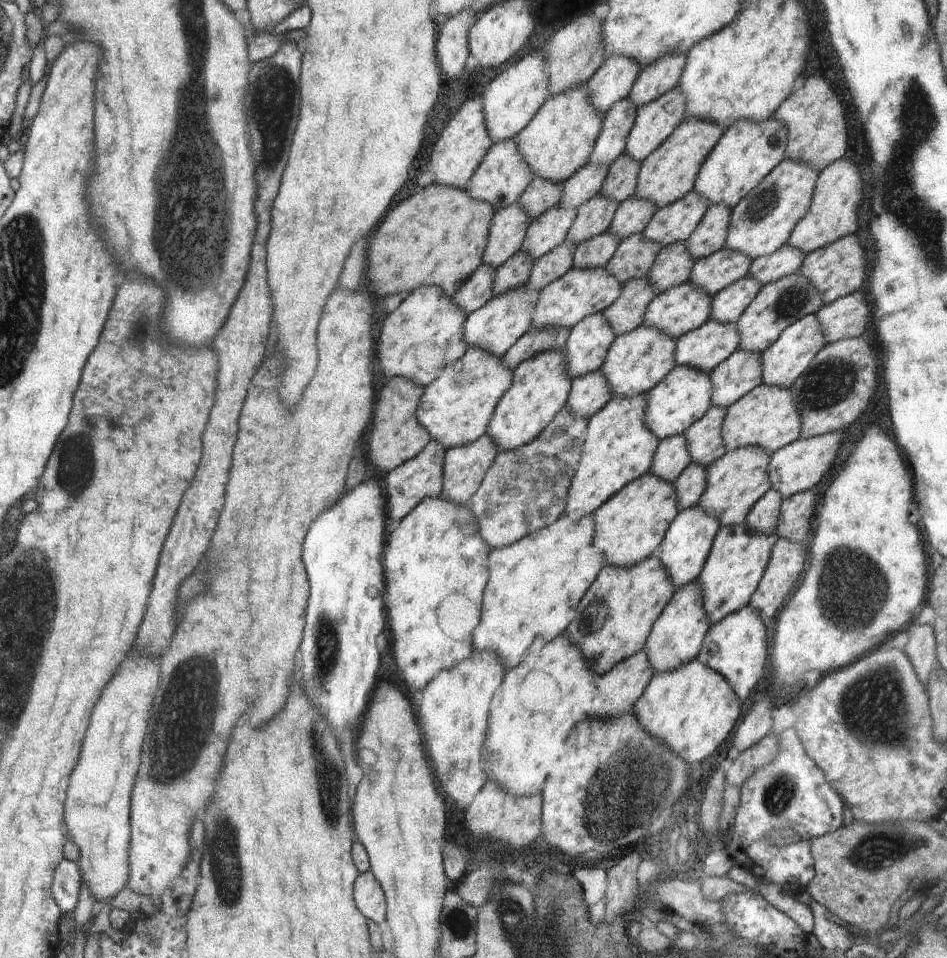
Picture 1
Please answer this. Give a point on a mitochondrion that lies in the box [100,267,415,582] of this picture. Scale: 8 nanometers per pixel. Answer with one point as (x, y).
(140, 329)

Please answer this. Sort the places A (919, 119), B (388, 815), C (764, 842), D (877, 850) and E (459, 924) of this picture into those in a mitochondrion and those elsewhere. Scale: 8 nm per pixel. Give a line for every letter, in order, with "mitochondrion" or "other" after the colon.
A: mitochondrion
B: other
C: other
D: mitochondrion
E: mitochondrion

